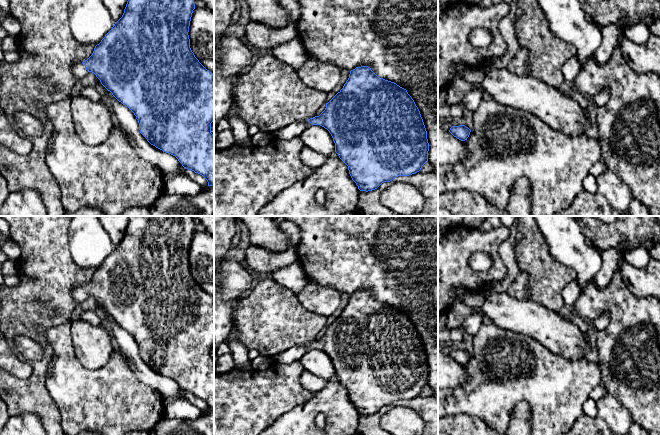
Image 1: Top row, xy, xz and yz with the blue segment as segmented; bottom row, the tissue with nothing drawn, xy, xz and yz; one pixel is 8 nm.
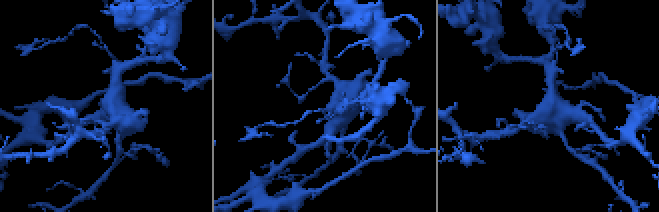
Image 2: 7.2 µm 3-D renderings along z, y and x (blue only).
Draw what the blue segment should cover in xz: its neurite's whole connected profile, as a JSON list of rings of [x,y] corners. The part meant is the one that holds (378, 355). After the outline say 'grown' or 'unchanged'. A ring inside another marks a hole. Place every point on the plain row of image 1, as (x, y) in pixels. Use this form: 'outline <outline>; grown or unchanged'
outline [[[370,291],[350,295],[343,312],[326,327],[325,334],[306,346],[294,346],[270,358],[271,363],[300,361],[312,349],[327,353],[335,367],[335,376],[348,390],[360,415],[372,415],[398,400],[419,396],[428,386],[429,367],[420,335],[407,314],[378,301]]]; grown

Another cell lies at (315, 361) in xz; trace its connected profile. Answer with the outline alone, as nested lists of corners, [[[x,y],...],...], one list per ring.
[[[312,349],[301,358],[304,369],[320,378],[330,380],[335,376],[335,367],[329,355],[320,349]]]

